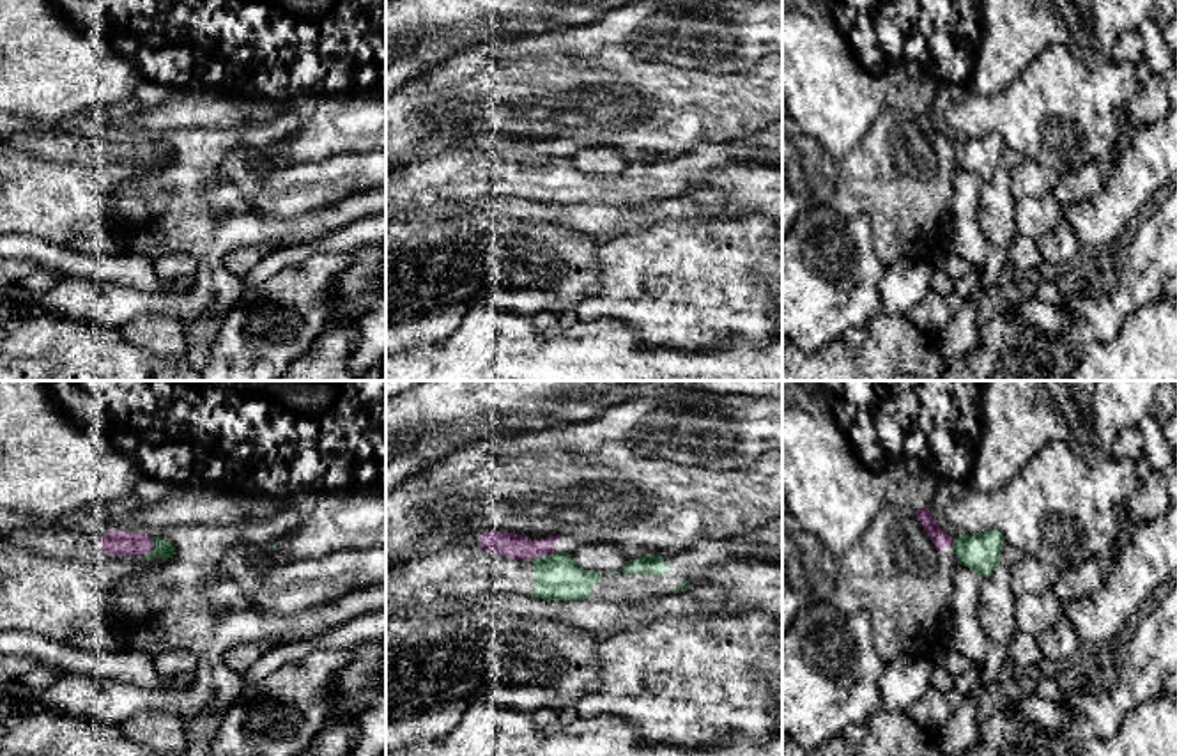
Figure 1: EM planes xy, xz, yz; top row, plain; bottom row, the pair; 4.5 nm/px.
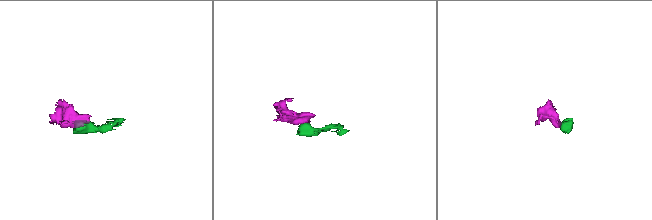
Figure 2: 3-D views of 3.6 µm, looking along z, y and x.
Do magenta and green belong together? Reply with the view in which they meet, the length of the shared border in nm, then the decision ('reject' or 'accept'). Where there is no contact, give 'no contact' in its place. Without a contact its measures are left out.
meets magenta in xy; contact 110 nm long; reject

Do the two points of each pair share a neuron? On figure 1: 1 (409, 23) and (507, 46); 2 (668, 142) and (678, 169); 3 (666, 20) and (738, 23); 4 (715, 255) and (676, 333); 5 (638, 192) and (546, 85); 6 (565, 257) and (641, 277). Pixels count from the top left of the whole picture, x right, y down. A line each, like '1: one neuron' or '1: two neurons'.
1: two neurons
2: two neurons
3: one neuron
4: one neuron
5: two neurons
6: two neurons

